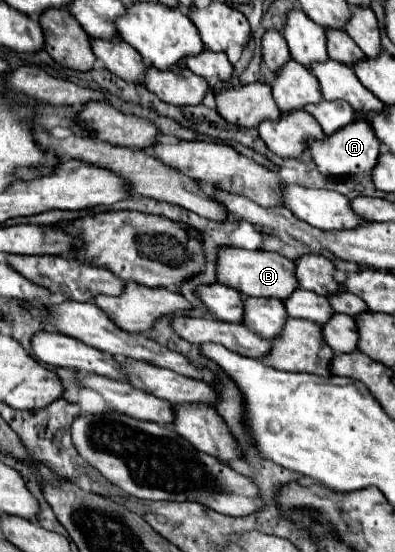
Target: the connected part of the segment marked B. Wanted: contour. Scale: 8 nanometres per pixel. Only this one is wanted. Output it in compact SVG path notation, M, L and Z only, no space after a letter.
M221 247L217 275L219 275L219 283L239 289L245 297L287 299L293 291L299 289L299 281L295 277L295 263L271 251L247 251L247 249Z

